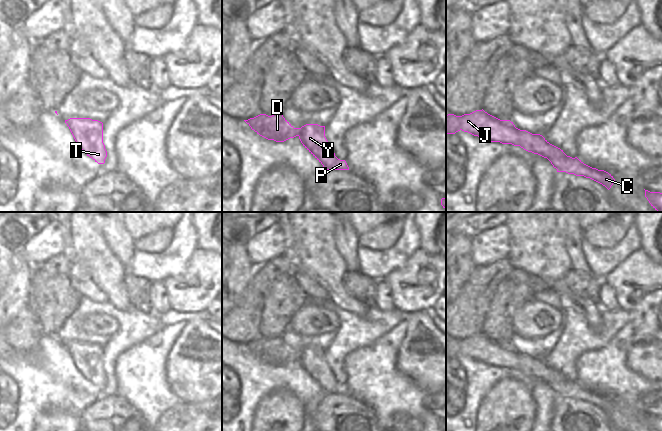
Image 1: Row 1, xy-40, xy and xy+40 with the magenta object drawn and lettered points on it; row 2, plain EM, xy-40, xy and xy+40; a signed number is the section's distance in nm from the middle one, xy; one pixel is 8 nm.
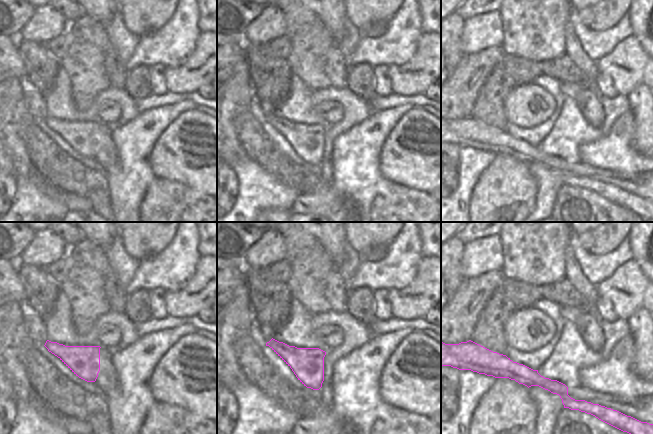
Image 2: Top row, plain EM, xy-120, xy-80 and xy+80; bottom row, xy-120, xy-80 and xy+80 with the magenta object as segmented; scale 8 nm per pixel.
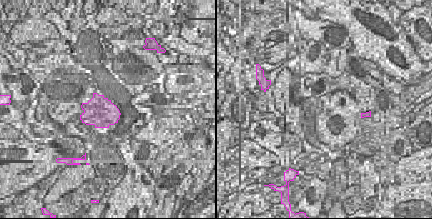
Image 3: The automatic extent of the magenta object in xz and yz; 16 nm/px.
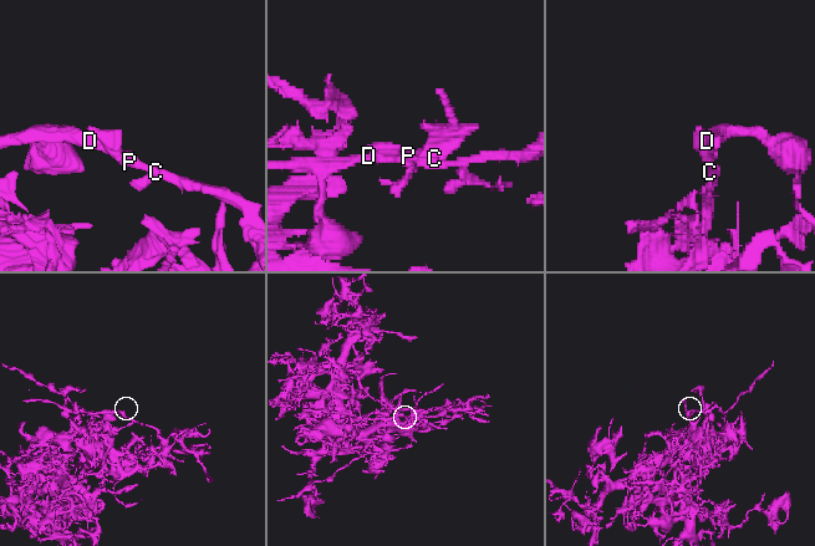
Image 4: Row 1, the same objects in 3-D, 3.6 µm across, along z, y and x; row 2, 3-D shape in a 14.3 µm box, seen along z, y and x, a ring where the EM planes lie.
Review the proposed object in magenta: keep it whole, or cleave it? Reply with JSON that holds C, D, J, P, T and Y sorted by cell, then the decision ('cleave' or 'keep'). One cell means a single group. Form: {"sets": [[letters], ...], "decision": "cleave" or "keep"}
{"sets": [["C", "P", "T", "Y"], ["D", "J"]], "decision": "cleave"}

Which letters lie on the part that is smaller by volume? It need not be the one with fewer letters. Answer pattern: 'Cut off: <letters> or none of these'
Cut off: D, J

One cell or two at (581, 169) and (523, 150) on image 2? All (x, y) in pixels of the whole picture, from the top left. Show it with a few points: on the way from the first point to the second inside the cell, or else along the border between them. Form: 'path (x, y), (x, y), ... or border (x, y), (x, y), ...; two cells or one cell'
path (567, 166), (537, 156); one cell

